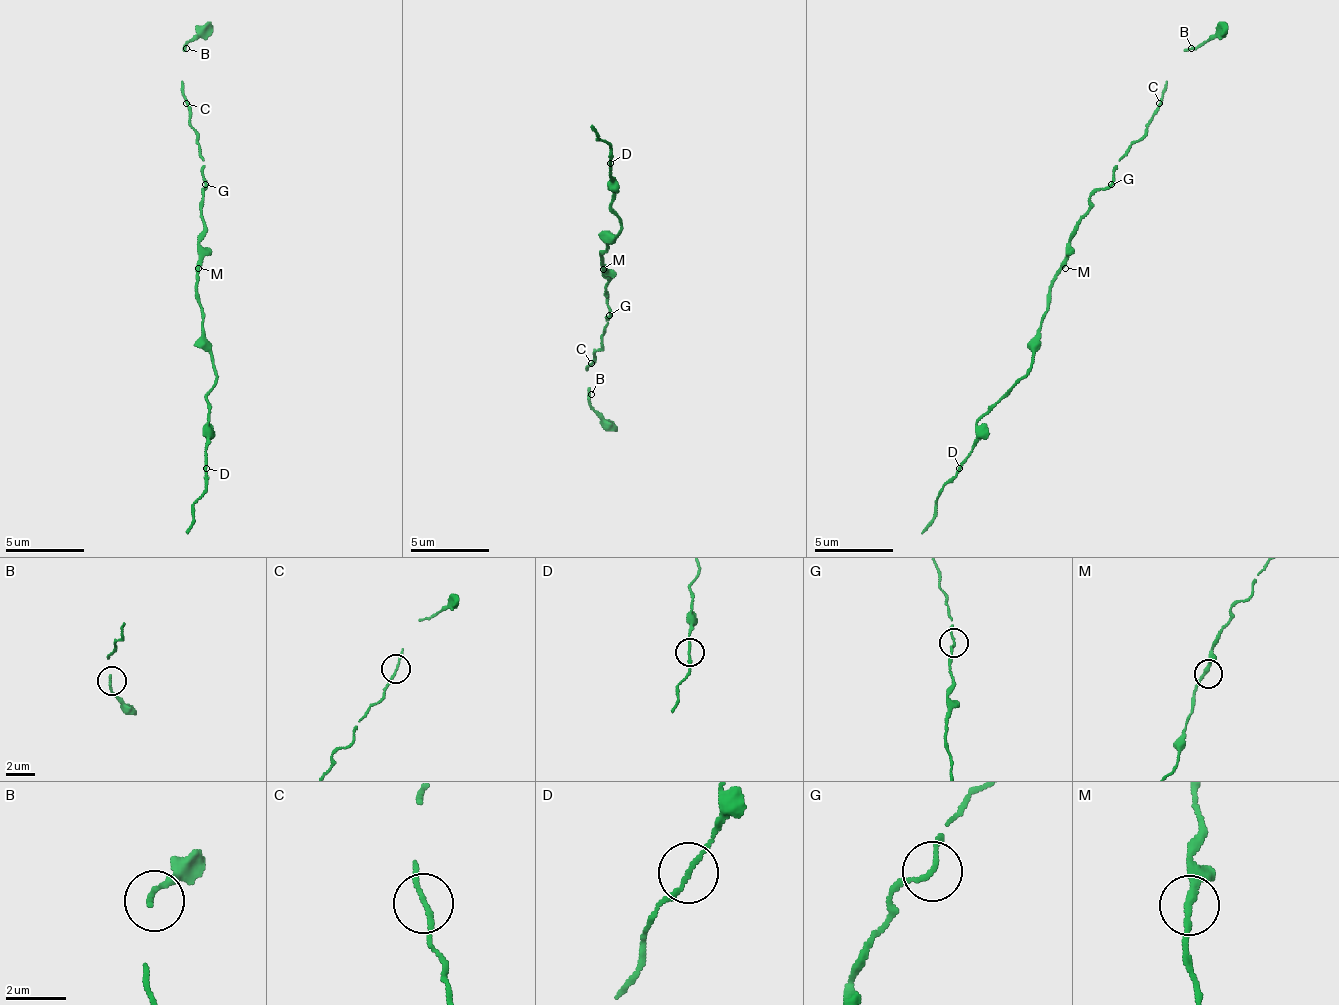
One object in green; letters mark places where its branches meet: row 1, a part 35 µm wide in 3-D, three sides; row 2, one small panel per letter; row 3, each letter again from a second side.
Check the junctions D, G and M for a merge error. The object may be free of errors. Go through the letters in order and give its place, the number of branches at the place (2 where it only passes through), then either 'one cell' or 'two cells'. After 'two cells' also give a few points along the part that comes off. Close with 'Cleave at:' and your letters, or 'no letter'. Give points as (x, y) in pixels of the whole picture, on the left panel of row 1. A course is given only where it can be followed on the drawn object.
D: place (206, 468); branches 2; one cell
G: place (205, 184); branches 2; one cell
M: place (198, 268); branches 2; one cell
Cleave at: no letter

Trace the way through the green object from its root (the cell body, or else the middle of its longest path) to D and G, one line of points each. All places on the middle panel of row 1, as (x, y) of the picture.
D: (603, 265), (606, 245), (618, 233), (618, 214), (610, 206), (610, 163)
G: (603, 265), (606, 277), (606, 308), (610, 316)

